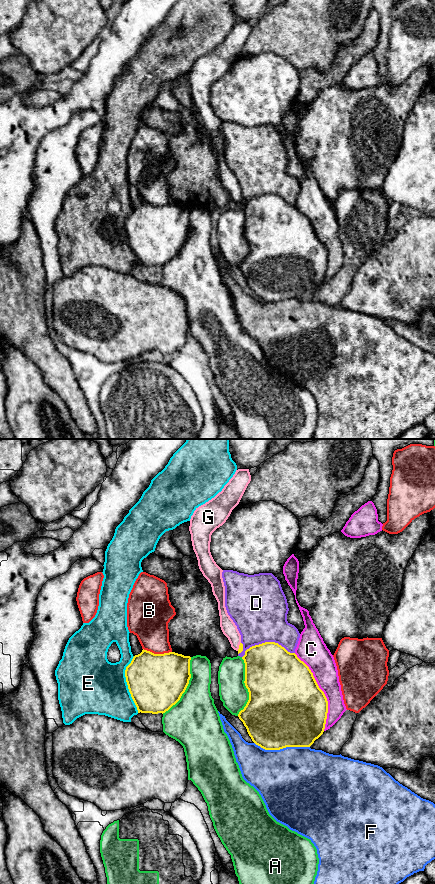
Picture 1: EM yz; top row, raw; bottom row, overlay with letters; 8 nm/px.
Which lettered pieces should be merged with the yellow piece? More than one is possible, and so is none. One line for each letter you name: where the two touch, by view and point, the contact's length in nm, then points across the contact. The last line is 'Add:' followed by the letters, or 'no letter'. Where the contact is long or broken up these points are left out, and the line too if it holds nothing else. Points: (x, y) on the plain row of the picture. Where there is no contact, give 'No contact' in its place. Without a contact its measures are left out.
G: Touches yellow at yz (239, 198). Shared border 80 nm. Path across: yz (240, 201), (239, 198), (228, 179)
Add: G

